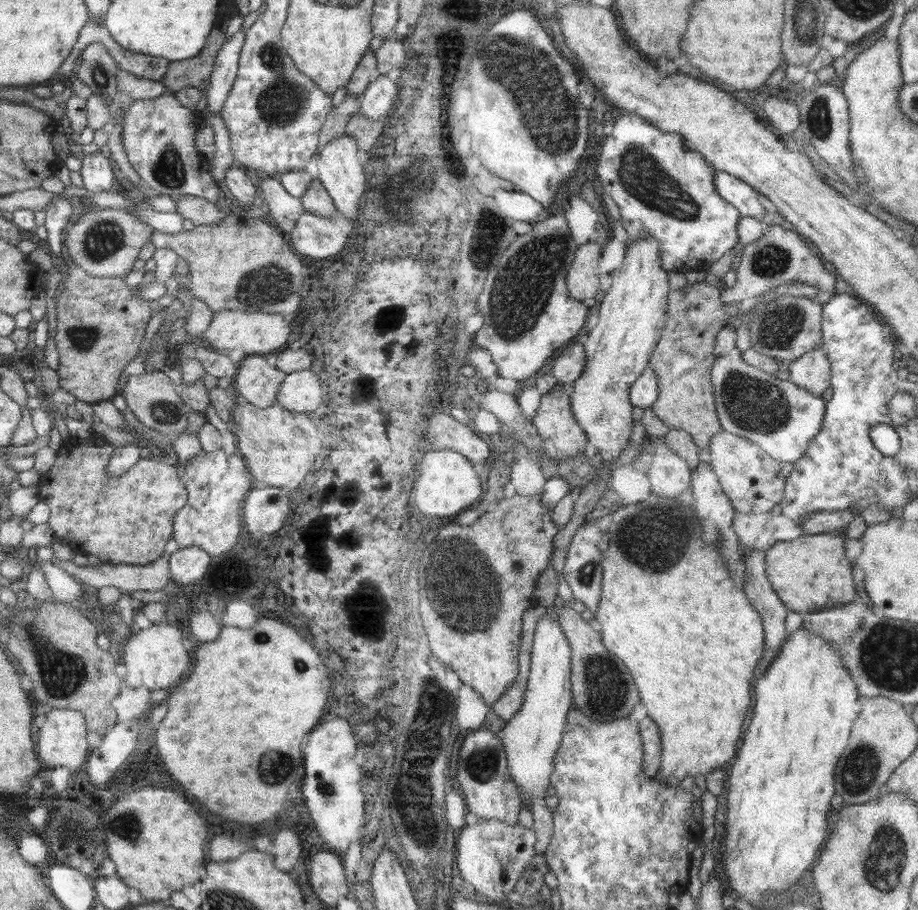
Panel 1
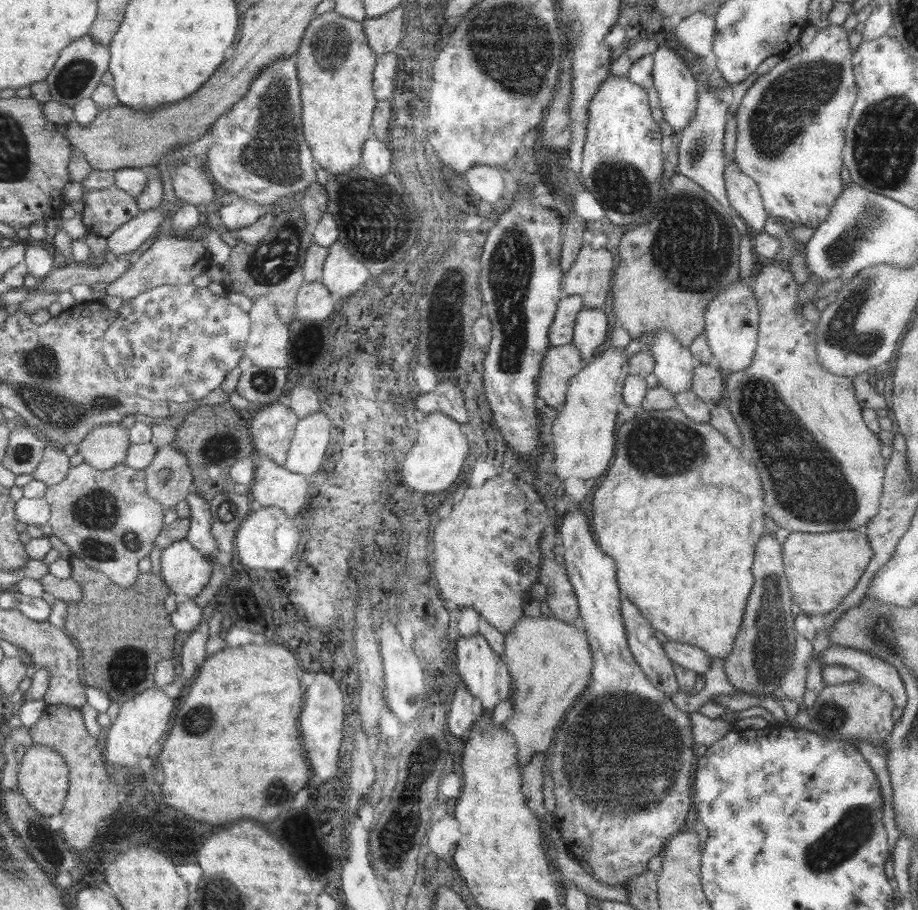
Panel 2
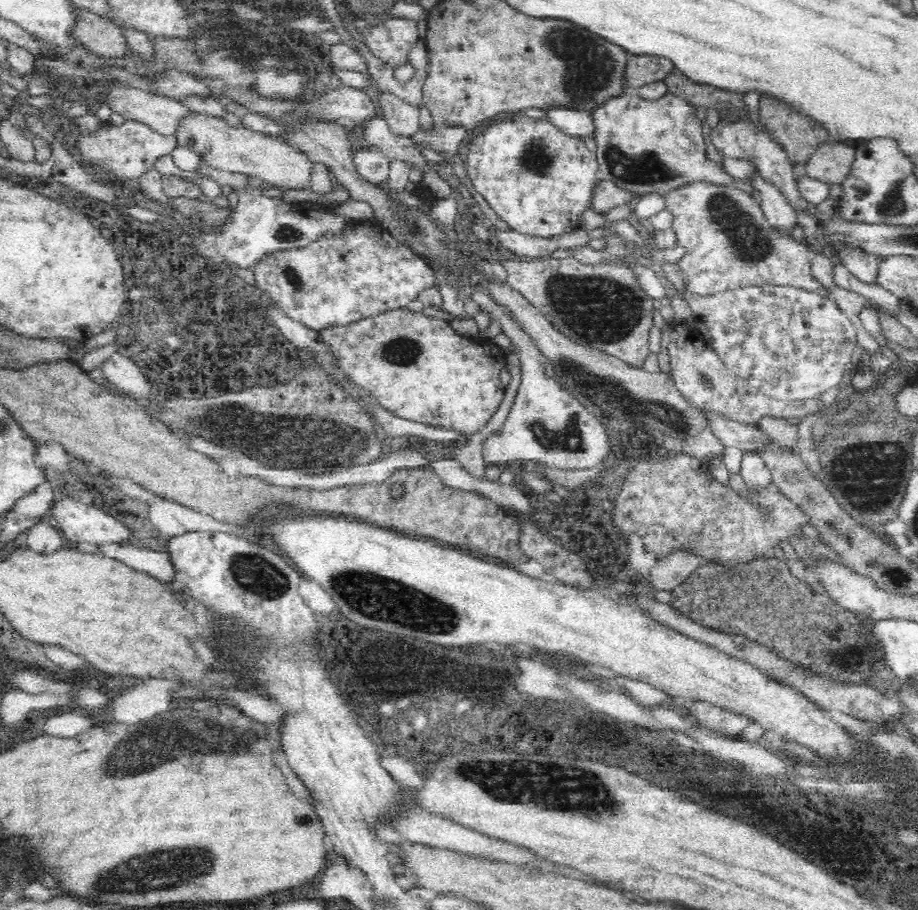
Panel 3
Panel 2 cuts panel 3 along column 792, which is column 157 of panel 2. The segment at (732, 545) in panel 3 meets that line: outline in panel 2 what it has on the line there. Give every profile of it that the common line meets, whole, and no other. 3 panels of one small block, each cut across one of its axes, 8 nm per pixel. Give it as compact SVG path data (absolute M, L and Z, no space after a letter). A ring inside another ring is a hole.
M81 463L70 466L67 477L62 482L47 486L45 499L50 505L51 517L48 524L52 534L70 546L73 555L84 561L90 568L104 573L112 582L127 589L138 582L140 569L138 562L149 556L155 540L163 529L165 510L150 498L145 485L145 472L122 464L108 470L96 470L93 466Z

